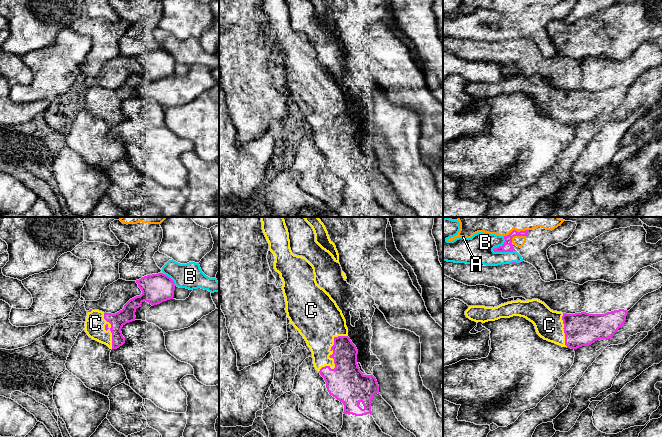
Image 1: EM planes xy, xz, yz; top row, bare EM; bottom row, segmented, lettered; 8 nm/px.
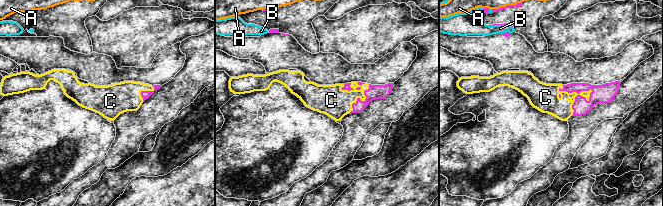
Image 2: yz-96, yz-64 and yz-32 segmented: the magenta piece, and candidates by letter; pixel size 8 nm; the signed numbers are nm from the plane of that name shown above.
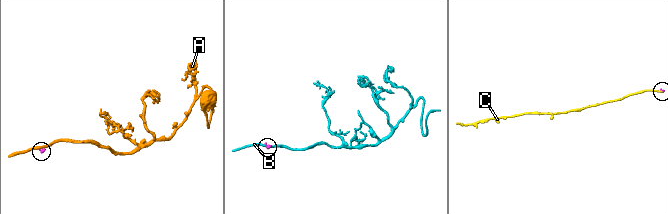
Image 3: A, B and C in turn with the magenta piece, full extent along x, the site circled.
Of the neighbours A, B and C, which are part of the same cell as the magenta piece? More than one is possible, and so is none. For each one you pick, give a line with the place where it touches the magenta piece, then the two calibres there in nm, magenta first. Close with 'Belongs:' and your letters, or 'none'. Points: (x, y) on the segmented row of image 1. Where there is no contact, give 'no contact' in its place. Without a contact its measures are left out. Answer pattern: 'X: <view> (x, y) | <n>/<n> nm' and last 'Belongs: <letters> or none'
C: xz (330, 355) | 300/300 nm
Belongs: C

